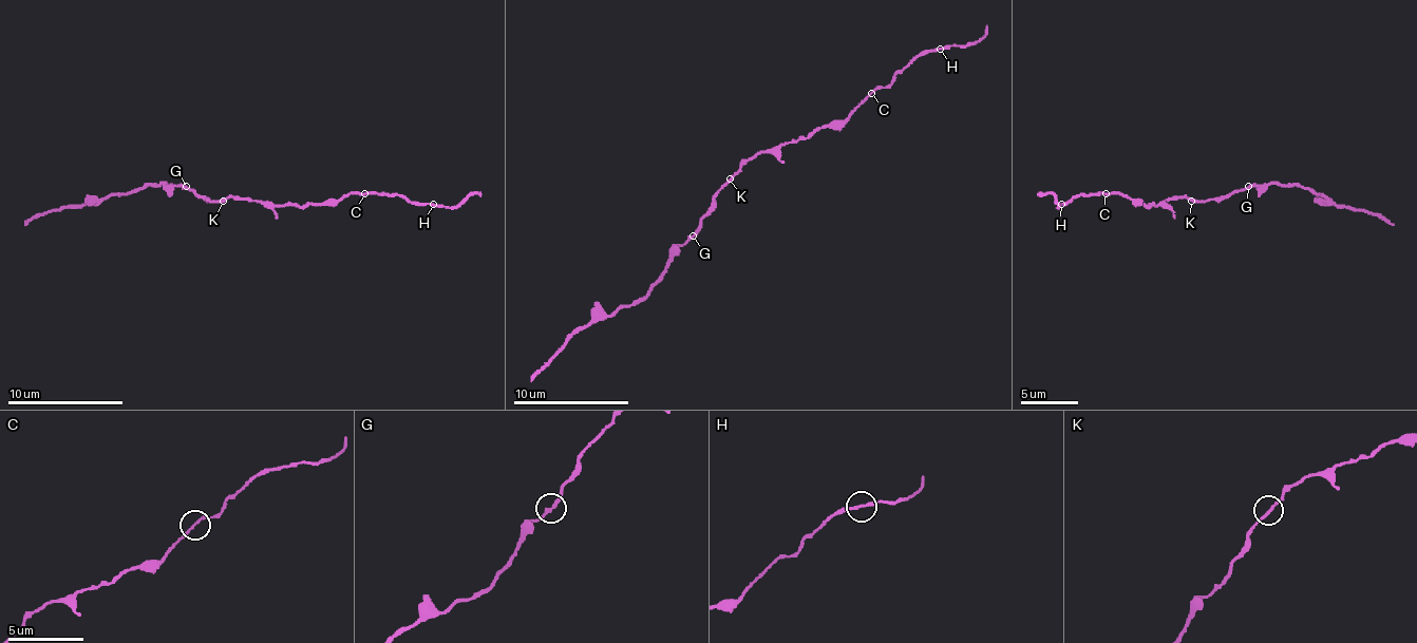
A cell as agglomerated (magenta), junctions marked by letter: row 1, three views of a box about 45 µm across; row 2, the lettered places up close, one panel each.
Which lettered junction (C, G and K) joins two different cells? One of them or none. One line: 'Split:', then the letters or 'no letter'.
Split: no letter

